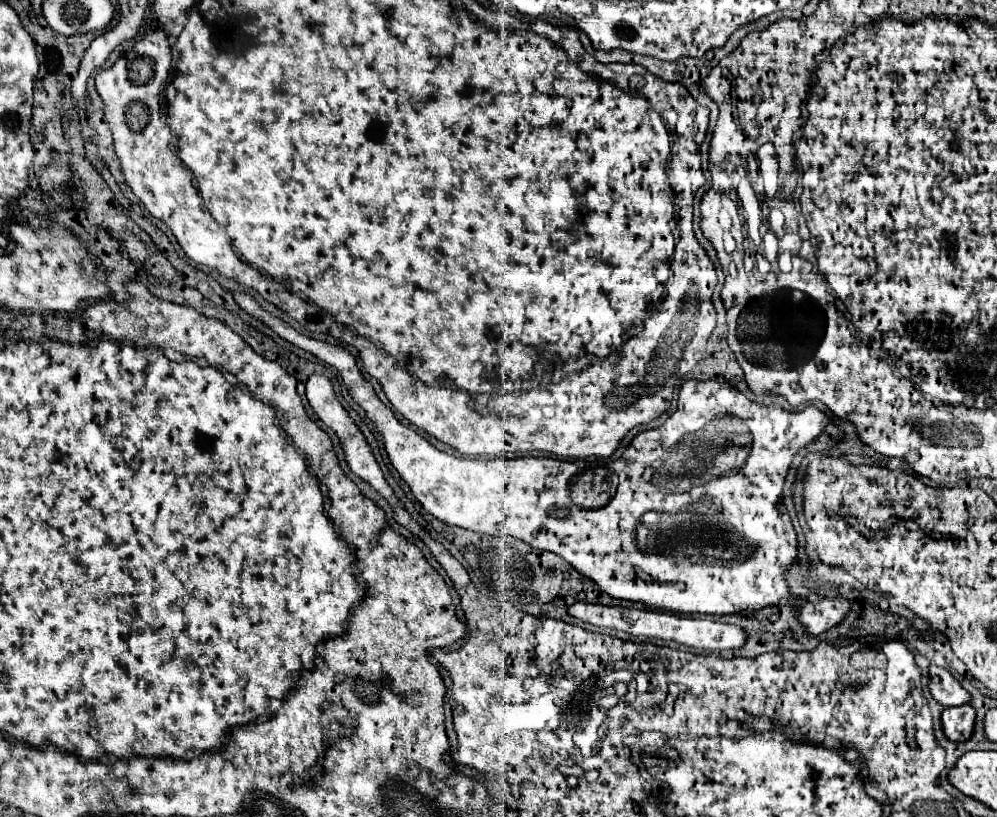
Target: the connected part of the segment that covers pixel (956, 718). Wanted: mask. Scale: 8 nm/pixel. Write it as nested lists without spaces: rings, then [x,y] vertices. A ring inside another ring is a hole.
[[[965,704],[957,708],[945,708],[941,714],[943,734],[953,742],[965,742],[973,734],[975,726],[975,710]]]

